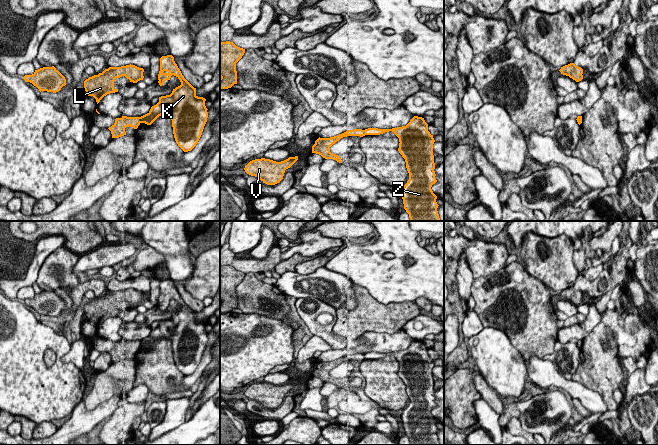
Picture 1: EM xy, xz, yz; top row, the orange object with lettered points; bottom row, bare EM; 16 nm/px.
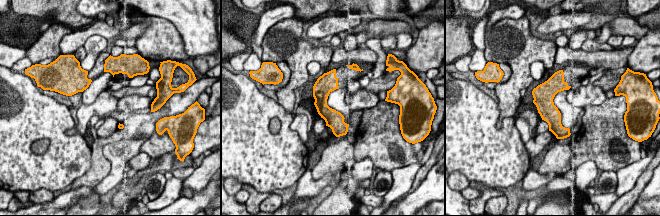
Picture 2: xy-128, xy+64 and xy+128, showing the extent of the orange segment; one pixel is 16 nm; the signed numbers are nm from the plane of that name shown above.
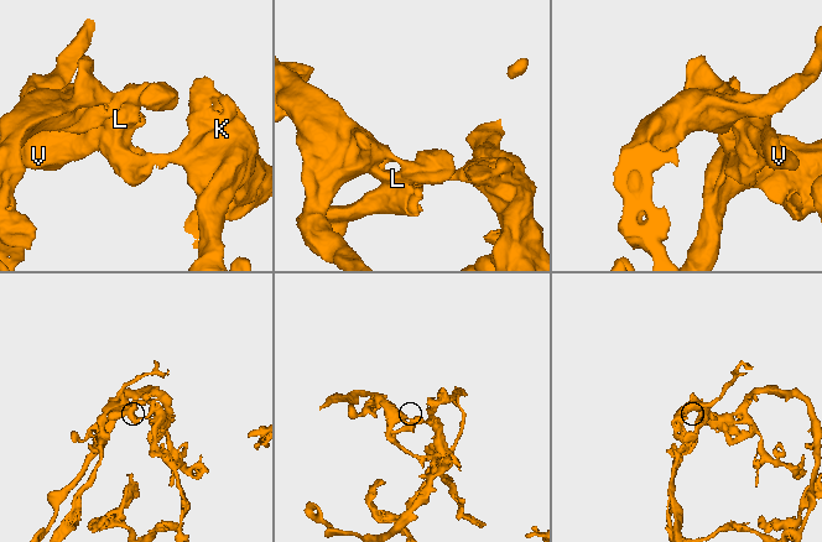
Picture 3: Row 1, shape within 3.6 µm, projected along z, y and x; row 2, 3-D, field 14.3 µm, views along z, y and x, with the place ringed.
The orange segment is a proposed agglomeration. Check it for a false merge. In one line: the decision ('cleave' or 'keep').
cleave

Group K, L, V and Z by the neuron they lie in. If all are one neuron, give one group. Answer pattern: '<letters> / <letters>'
K Z / L V

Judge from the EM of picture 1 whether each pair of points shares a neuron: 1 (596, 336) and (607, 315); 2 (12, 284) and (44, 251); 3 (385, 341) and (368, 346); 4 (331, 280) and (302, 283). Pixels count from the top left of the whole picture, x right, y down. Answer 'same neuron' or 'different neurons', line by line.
1: different neurons
2: same neuron
3: same neuron
4: same neuron

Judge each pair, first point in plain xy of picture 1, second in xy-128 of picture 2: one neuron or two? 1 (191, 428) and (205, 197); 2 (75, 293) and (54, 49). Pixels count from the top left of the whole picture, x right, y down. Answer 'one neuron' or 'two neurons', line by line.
1: one neuron
2: one neuron

